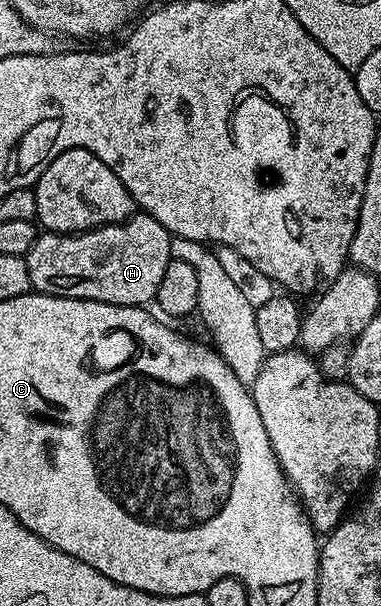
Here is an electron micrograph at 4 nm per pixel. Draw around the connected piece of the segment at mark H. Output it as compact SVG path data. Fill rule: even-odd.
M143 213L133 214L123 223L93 227L91 231L44 231L37 234L26 256L32 291L123 307L144 307L155 300L166 265L173 258L172 239L171 231Z

